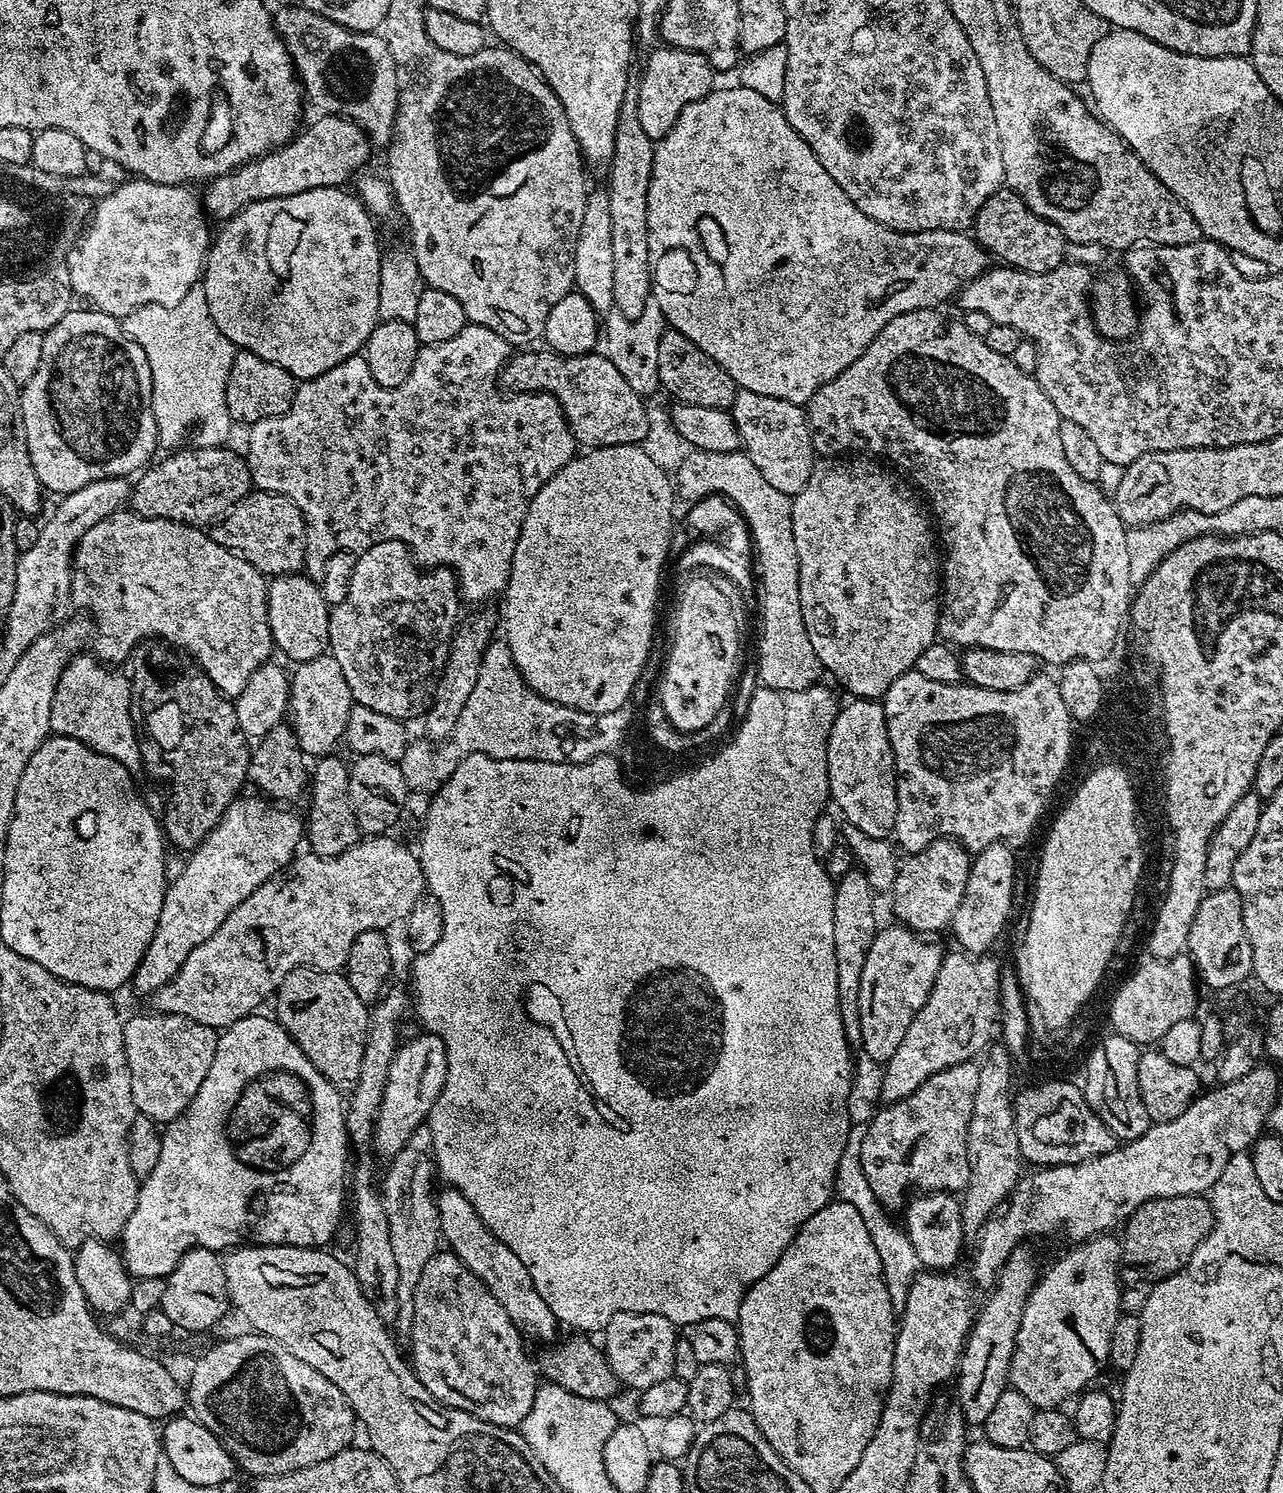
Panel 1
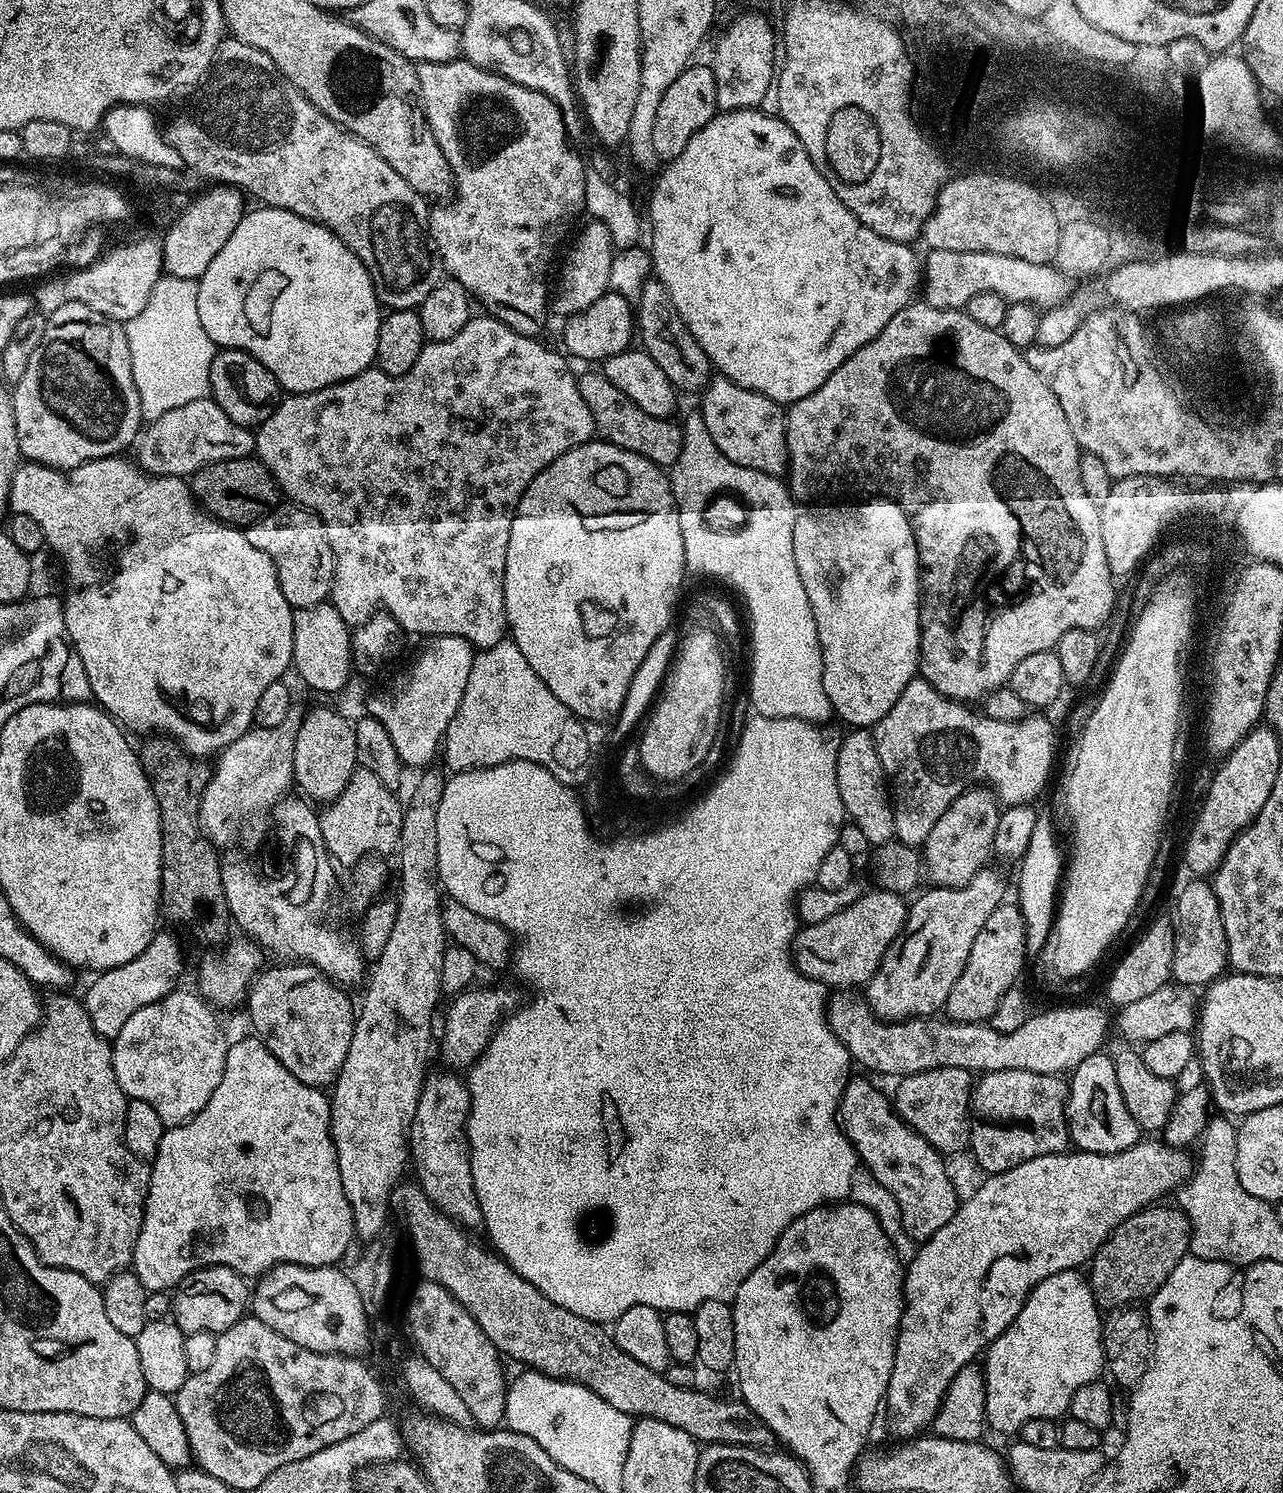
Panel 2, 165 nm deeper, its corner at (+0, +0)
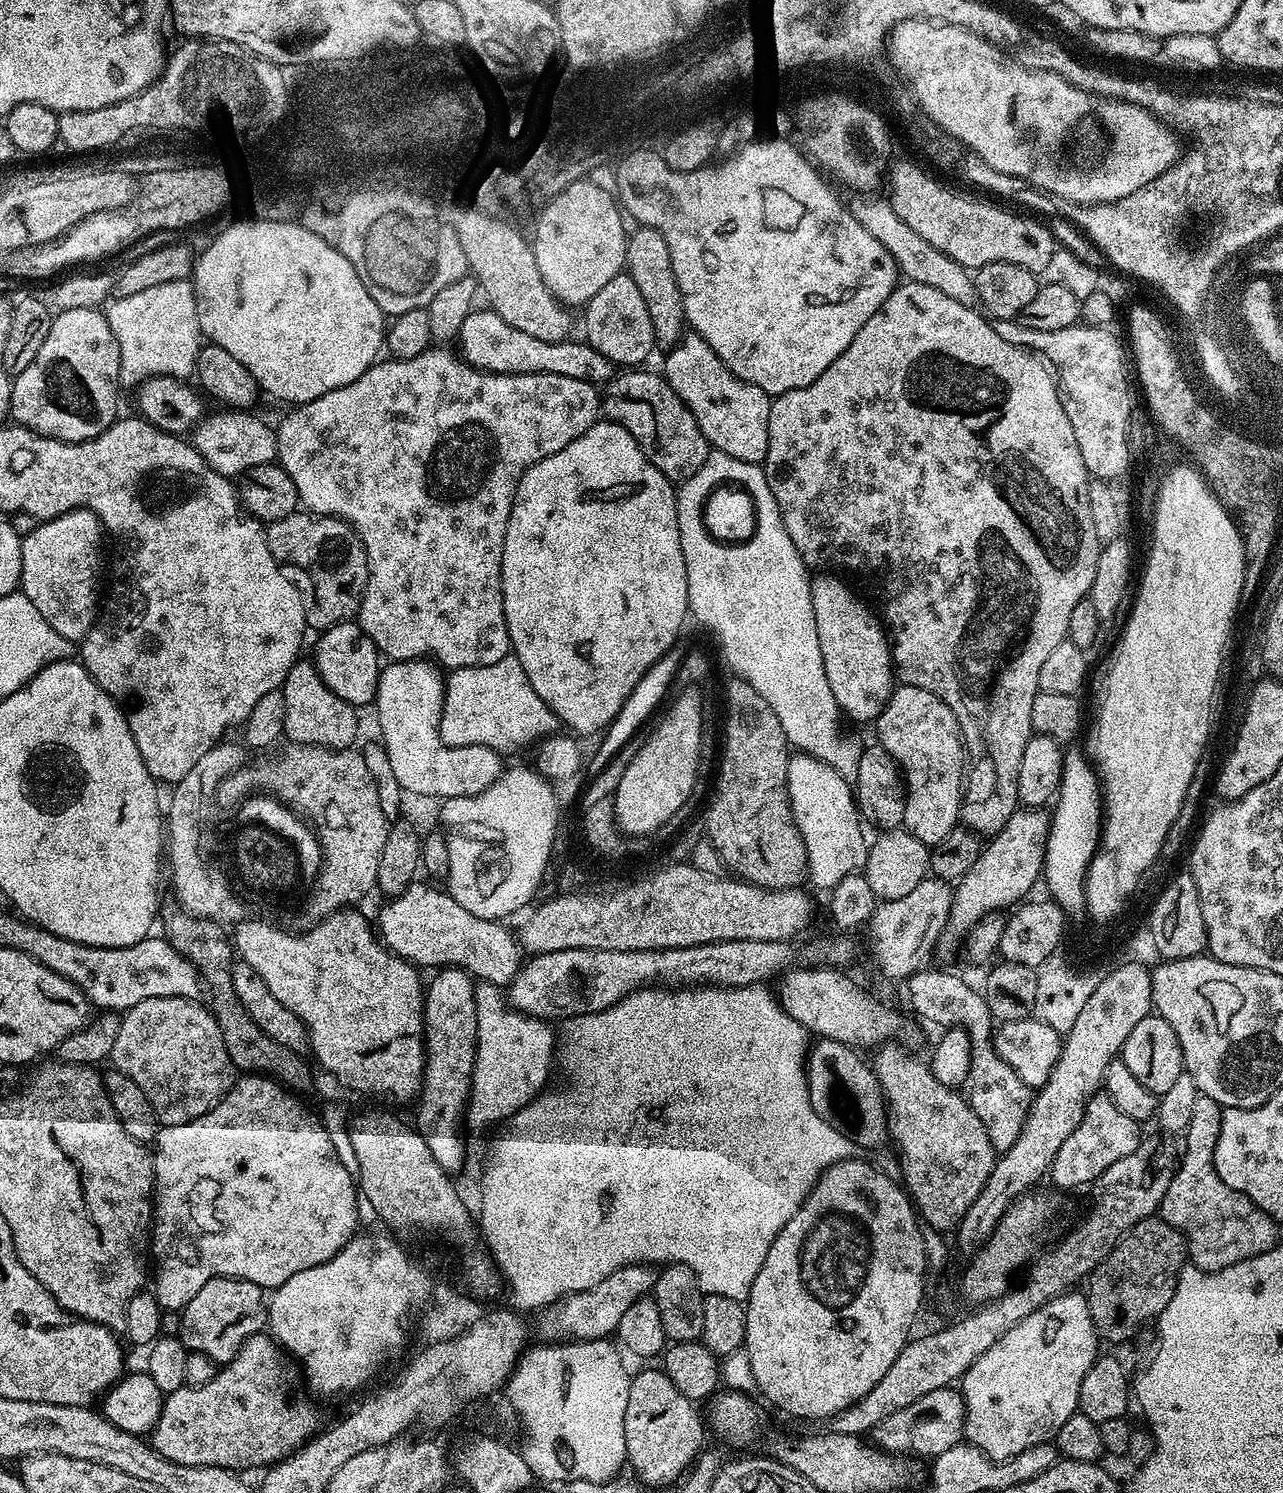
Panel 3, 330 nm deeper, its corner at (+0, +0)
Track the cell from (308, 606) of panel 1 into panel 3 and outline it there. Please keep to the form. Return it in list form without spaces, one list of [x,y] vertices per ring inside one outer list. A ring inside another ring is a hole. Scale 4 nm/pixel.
[[[345,622],[335,624],[333,628],[323,629],[316,640],[316,656],[314,663],[322,682],[338,694],[347,704],[361,706],[371,705],[376,699],[376,687],[382,667],[382,654],[377,650],[376,643],[371,640],[359,623]]]

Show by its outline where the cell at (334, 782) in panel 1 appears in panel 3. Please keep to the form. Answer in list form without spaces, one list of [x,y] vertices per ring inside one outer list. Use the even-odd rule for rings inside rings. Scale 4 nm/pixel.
[[[301,658],[286,674],[282,685],[286,698],[286,726],[284,736],[294,744],[313,744],[319,748],[348,750],[353,747],[356,735],[360,732],[360,720],[356,717],[357,709],[347,704],[318,674],[311,659]]]

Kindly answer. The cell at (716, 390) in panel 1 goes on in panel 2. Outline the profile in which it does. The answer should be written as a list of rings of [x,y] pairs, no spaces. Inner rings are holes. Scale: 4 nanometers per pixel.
[[[648,278],[641,286],[640,295],[634,300],[634,328],[638,333],[639,347],[658,362],[662,374],[670,378],[677,393],[699,393],[707,386],[714,375],[713,366],[702,346],[698,346],[694,334],[690,334],[686,322],[682,322],[678,310],[674,310],[674,302],[660,280]]]

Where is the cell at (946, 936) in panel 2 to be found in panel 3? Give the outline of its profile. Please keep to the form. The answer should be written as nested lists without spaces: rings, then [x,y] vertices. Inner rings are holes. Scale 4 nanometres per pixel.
[[[1021,807],[1010,822],[1006,822],[1006,826],[1002,826],[1002,830],[981,847],[978,862],[974,862],[955,885],[948,921],[934,944],[942,955],[950,955],[959,944],[961,947],[962,941],[982,917],[1004,910],[1000,908],[1011,909],[1029,895],[1027,892],[1035,886],[1036,879],[1037,882],[1041,879],[1044,870],[1051,822],[1051,815],[1044,808]]]

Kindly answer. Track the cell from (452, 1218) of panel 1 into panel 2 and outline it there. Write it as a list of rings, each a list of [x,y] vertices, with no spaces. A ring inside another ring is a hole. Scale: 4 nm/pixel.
[[[433,1071],[424,1077],[418,1110],[414,1110],[414,1122],[408,1127],[408,1155],[411,1167],[416,1167],[415,1183],[428,1195],[430,1202],[460,1227],[475,1230],[483,1225],[484,1219],[470,1170],[468,1112],[472,1109],[472,1099],[467,1083],[461,1077],[459,1080],[455,1071],[443,1071]]]

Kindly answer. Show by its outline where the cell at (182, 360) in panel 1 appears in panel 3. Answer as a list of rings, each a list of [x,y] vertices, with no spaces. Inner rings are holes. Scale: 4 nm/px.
[[[191,279],[162,282],[162,286],[150,286],[150,290],[139,294],[113,299],[107,305],[106,315],[120,347],[121,385],[136,386],[151,376],[188,378],[195,373],[202,333]]]

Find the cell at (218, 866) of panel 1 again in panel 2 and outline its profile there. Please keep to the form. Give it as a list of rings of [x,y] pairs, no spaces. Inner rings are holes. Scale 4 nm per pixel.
[[[157,931],[146,950],[138,954],[138,958],[130,958],[122,966],[114,966],[110,970],[99,973],[96,980],[82,995],[82,1003],[90,1014],[90,1022],[100,1036],[115,1038],[118,1030],[126,1026],[126,1018],[134,1014],[134,1010],[142,1010],[142,1006],[150,1006],[150,1002],[158,1002],[166,998],[166,994],[177,991],[180,971],[184,968],[184,952],[180,949],[180,940],[172,932]]]

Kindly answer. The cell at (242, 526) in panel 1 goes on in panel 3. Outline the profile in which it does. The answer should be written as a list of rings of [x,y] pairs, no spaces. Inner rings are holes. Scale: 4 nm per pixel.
[[[297,510],[294,514],[267,525],[266,535],[270,554],[274,554],[281,565],[293,564],[294,567],[301,568],[312,583],[316,608],[320,612],[307,613],[306,624],[309,629],[333,628],[335,624],[351,621],[359,613],[368,581],[368,559],[358,534],[345,520]]]

